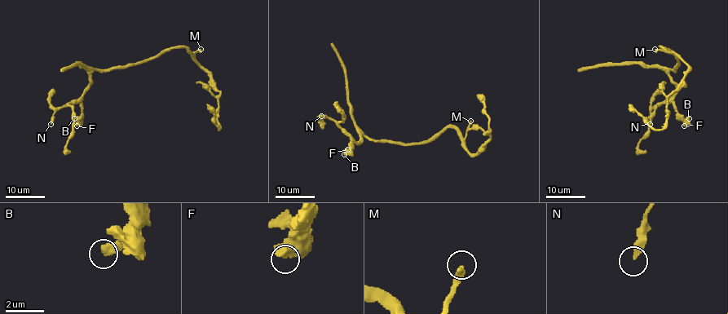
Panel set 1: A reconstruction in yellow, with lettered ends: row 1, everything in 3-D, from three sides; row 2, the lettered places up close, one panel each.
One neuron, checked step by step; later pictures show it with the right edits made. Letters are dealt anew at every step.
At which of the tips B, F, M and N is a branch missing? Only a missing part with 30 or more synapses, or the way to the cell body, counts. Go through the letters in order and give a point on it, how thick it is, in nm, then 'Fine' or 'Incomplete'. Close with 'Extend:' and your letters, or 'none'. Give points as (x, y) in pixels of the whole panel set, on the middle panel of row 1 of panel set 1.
B: Place: (344, 154). Thickness 500 nm. Fine
F: Place: (347, 149). Thickness 550 nm. Fine
M: Place: (470, 121). Thickness 320 nm. Incomplete
N: Place: (321, 116). Thickness 320 nm. Fine
Extend: M

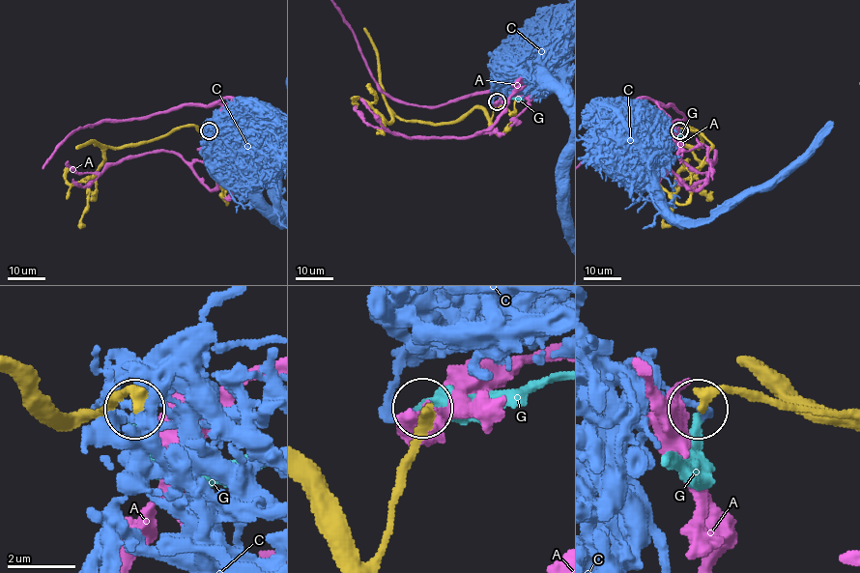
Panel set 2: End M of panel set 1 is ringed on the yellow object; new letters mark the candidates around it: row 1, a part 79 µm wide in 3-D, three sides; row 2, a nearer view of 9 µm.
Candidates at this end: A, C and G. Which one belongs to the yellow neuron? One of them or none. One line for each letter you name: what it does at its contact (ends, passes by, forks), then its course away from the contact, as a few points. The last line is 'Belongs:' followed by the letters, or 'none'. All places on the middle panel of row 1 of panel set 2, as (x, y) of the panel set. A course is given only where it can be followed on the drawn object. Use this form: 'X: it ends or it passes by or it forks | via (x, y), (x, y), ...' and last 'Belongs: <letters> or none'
G: it ends | via (497, 102), (524, 100)
Belongs: G

